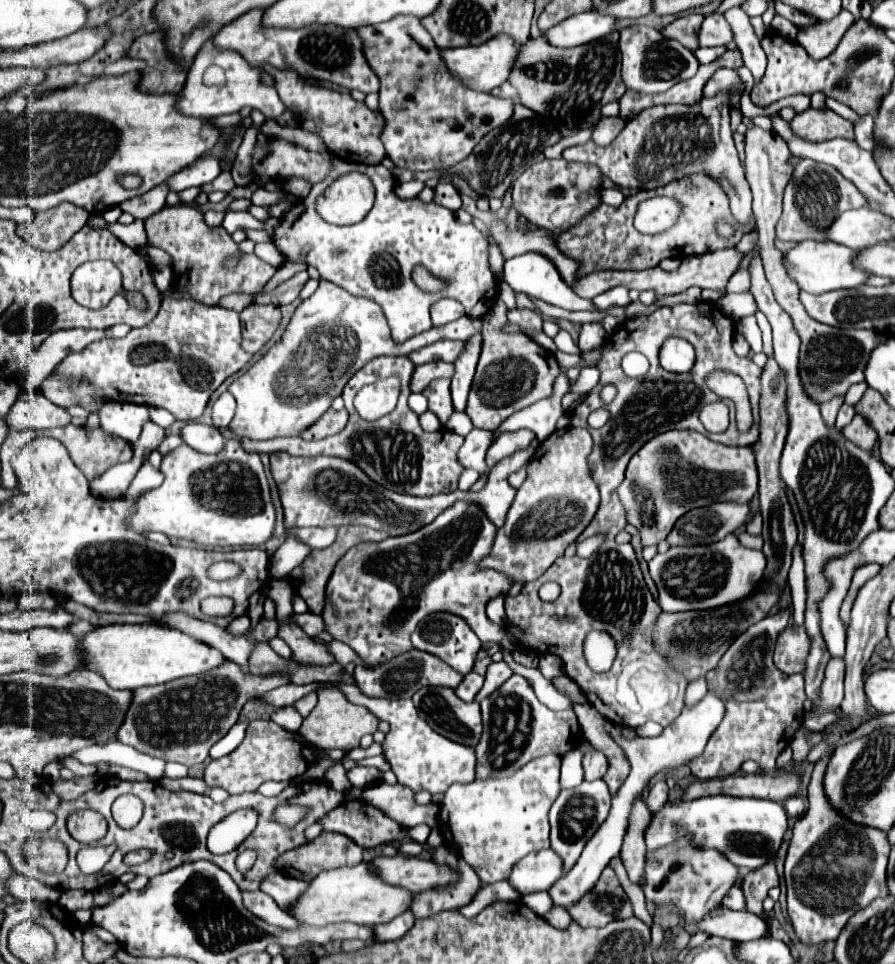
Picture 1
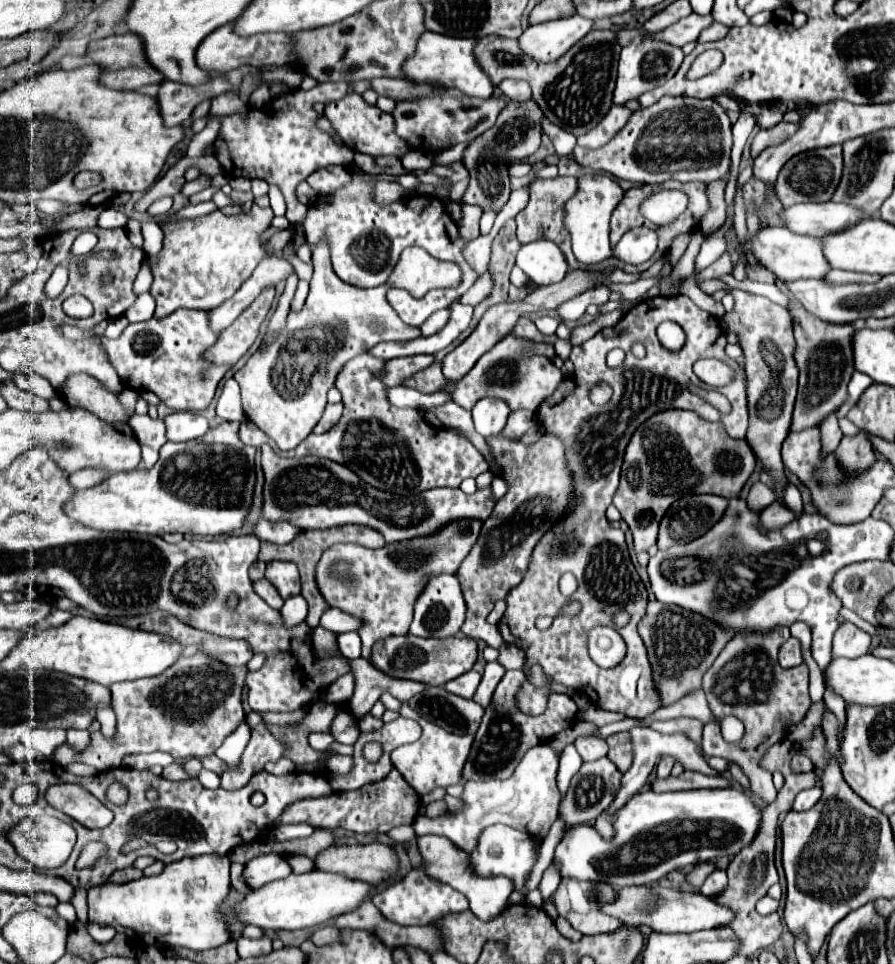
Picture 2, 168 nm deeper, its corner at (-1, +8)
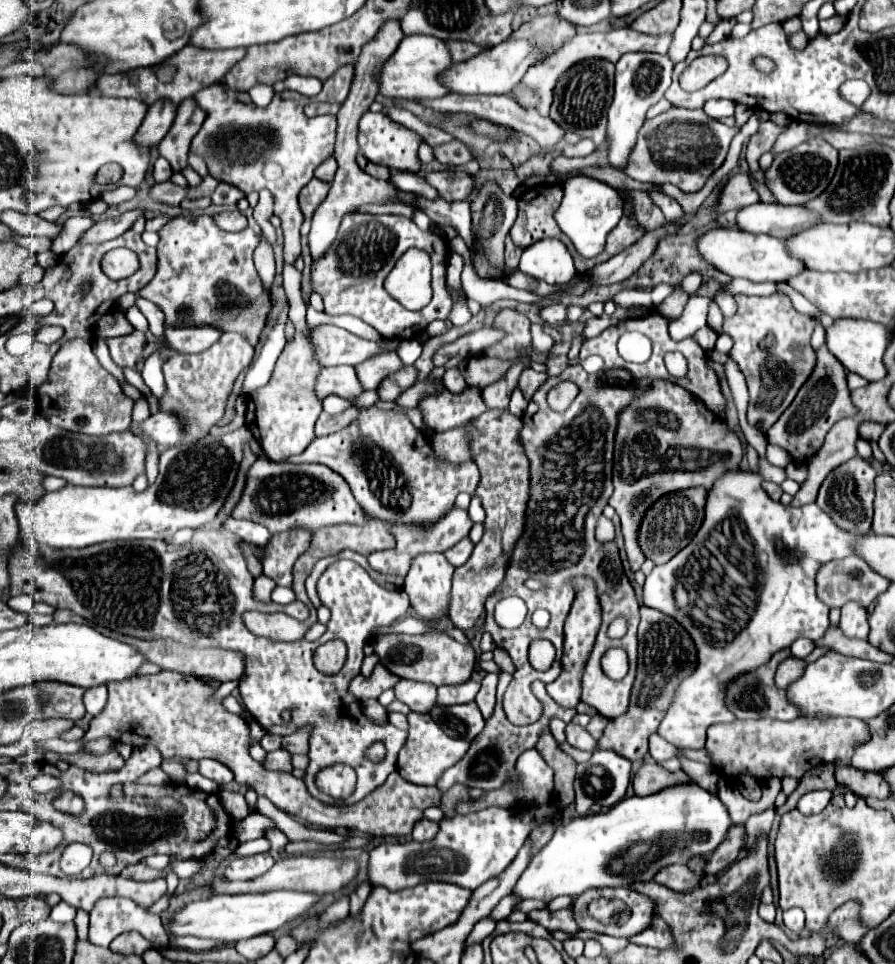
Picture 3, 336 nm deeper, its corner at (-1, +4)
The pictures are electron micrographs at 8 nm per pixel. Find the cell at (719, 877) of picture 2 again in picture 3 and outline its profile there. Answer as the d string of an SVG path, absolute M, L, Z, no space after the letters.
M668 866L668 868L660 870L660 872L654 876L654 880L656 880L658 884L664 884L664 886L668 886L668 888L672 888L672 890L678 890L678 892L690 890L692 886L698 884L698 876L692 874L686 866Z

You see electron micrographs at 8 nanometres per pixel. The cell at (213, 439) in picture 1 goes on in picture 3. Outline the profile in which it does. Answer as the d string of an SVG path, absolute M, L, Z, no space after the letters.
M164 412L150 414L146 420L138 424L138 428L146 436L150 436L158 446L164 446L164 448L176 446L184 438L184 426L172 412L170 414L164 414Z

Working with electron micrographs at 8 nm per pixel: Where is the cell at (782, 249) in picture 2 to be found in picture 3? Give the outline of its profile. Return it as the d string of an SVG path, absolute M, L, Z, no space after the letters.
M712 228L708 232L704 232L700 238L698 238L698 254L716 270L728 274L730 278L746 278L746 280L752 280L752 282L786 282L790 280L792 276L796 276L798 272L804 270L804 264L796 258L792 258L786 248L784 248L784 240L780 238L774 238L774 236L768 236L768 234L750 234L750 232L742 232L742 230L736 230L736 228Z

